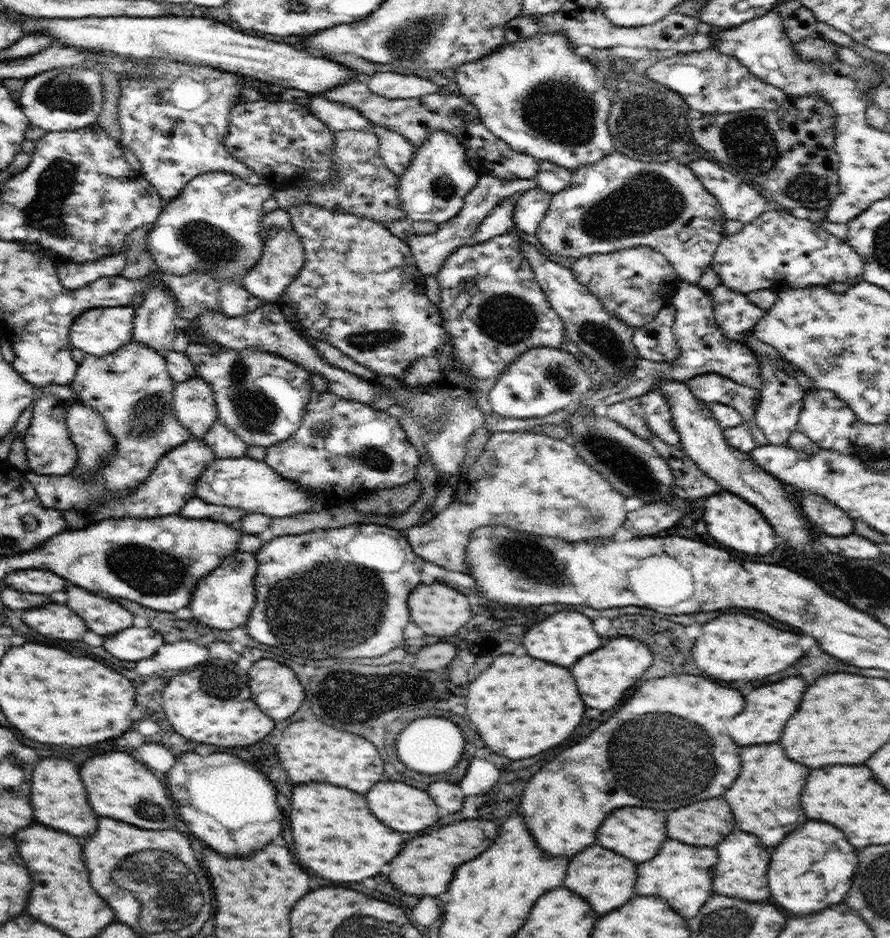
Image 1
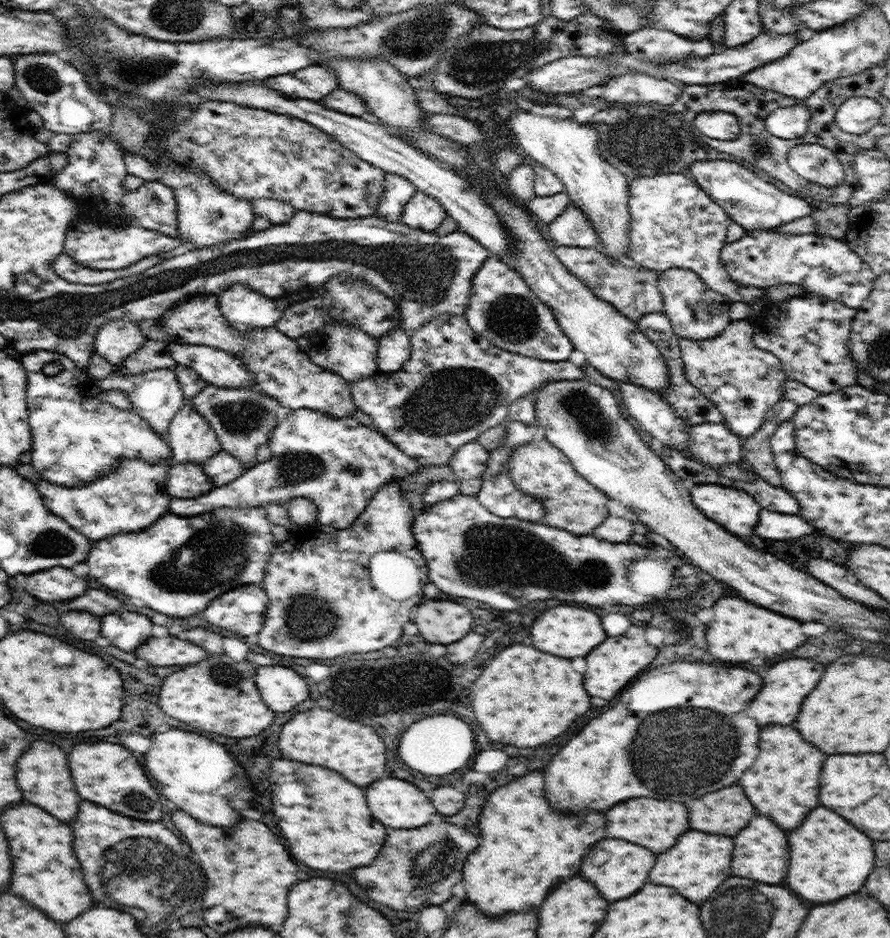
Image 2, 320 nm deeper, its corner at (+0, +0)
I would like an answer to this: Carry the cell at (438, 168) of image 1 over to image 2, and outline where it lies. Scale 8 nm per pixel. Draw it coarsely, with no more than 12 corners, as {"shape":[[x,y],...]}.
{"shape":[[416,192],[400,221],[434,233],[446,215],[438,201]]}

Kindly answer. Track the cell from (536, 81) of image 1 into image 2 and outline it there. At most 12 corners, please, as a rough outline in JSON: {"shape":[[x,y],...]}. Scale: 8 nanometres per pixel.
{"shape":[[577,116],[510,126],[556,175],[613,260],[627,256],[629,181]]}

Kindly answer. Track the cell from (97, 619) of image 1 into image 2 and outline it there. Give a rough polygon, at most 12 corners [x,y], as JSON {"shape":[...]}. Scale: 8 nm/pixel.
{"shape":[[136,612],[102,618],[102,636],[134,652],[152,636],[152,622]]}

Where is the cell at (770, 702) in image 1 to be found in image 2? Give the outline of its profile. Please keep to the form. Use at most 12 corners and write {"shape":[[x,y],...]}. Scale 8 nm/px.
{"shape":[[810,658],[778,662],[748,716],[788,726],[824,674]]}

